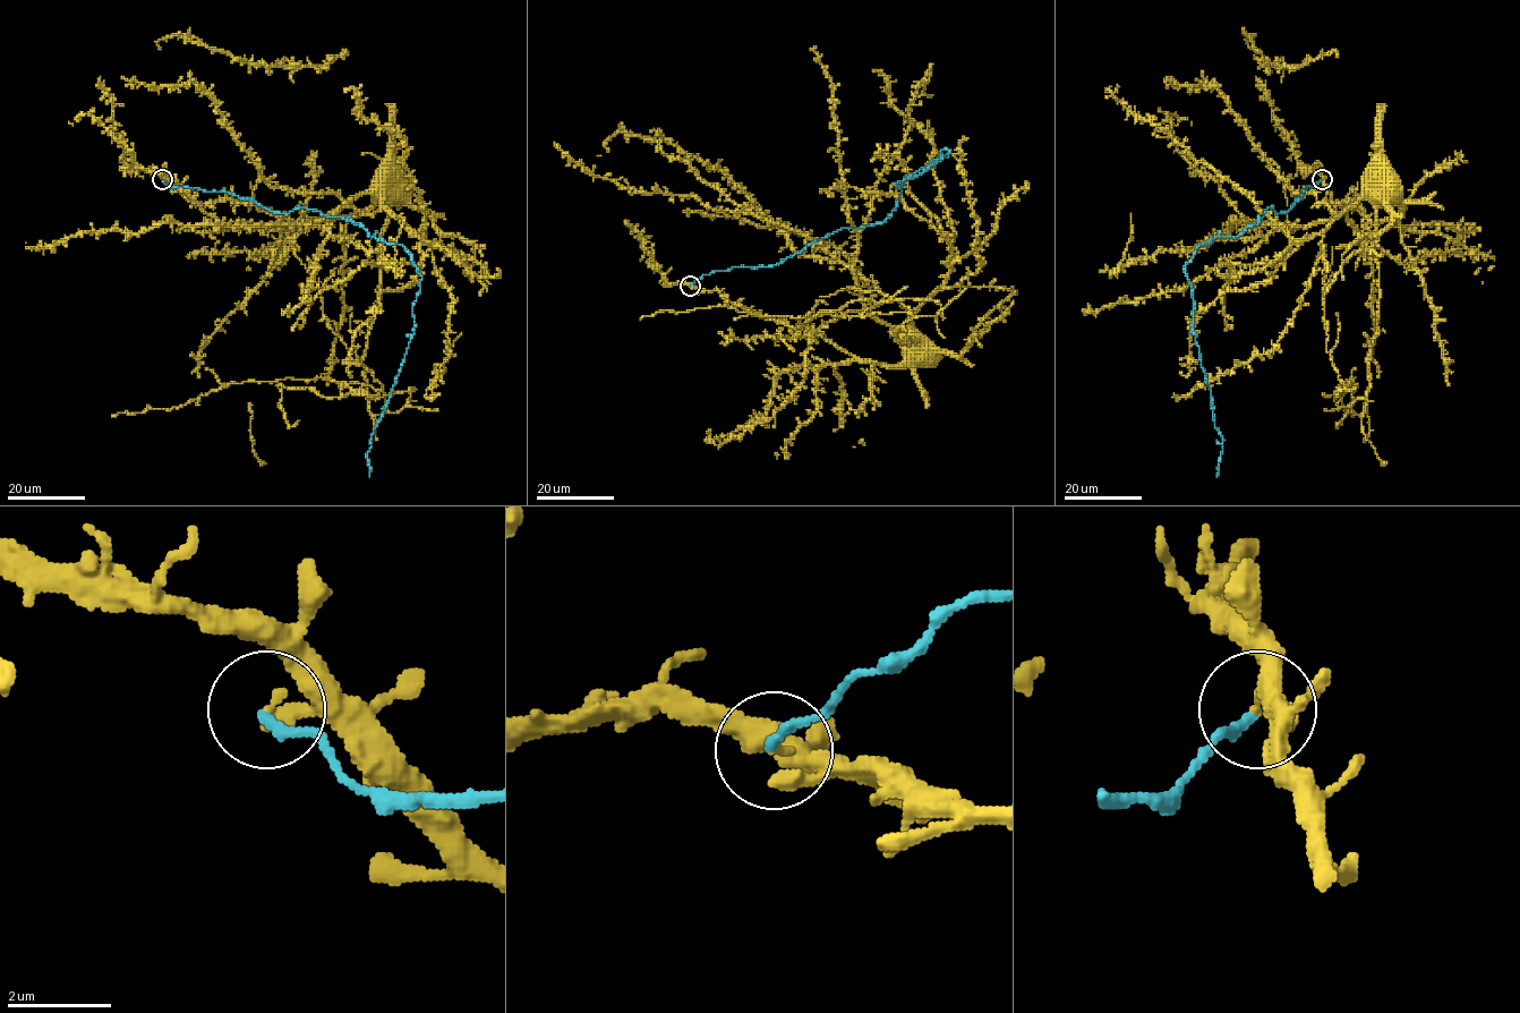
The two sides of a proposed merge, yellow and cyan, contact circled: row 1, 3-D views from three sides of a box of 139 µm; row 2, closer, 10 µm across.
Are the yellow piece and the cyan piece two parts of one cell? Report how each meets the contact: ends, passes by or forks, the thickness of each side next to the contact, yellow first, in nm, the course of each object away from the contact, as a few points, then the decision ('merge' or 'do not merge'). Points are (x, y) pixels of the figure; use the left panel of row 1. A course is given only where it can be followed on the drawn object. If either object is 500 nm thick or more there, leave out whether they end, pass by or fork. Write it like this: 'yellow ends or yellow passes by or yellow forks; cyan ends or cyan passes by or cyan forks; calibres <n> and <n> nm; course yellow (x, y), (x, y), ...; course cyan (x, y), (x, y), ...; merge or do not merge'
yellow ends; cyan ends; calibres 160 and 200 nm; course yellow (162, 179), (296, 220), (386, 206), (363, 364), (369, 411), (387, 410), (369, 385), (289, 377), (111, 415); course cyan (162, 179), (276, 213), (351, 220), (406, 248), (421, 277), (415, 333), (370, 437), (369, 476); do not merge

